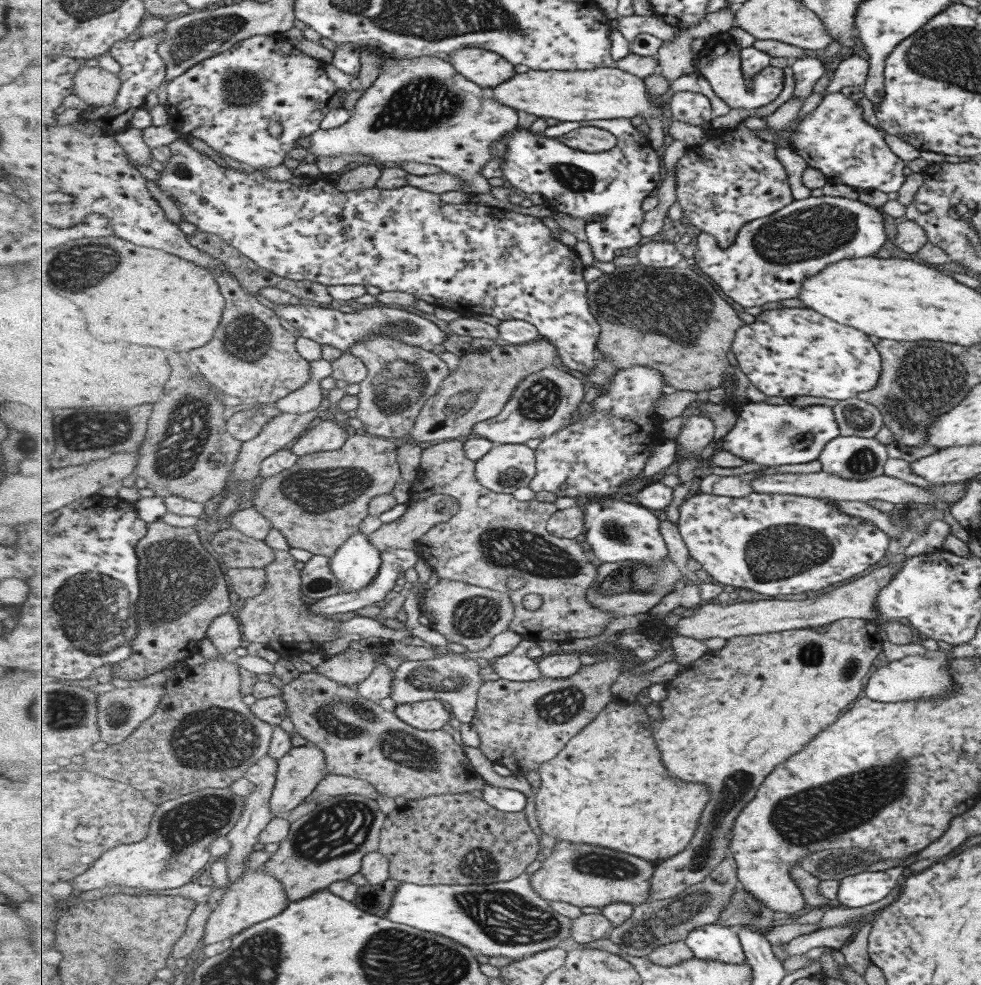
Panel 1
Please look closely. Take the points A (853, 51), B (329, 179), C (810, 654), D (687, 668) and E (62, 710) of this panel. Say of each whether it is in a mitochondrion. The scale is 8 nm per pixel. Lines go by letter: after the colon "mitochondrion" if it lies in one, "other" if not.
A: other
B: other
C: mitochondrion
D: other
E: mitochondrion

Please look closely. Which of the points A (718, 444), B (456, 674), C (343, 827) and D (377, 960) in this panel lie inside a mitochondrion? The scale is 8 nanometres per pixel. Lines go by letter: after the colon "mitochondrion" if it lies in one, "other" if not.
A: other
B: mitochondrion
C: mitochondrion
D: mitochondrion

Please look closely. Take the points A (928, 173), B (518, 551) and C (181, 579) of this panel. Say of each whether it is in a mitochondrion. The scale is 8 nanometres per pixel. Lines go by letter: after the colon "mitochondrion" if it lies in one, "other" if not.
A: other
B: mitochondrion
C: mitochondrion

